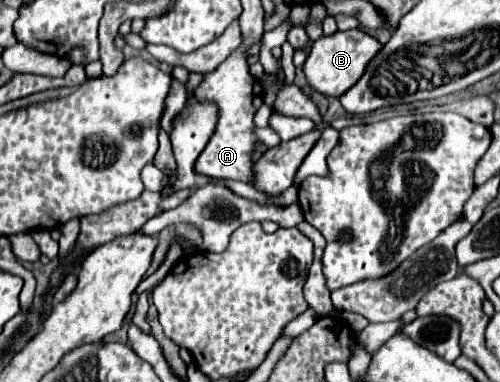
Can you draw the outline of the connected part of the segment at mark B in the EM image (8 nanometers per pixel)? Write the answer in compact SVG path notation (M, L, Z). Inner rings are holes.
M360 29L336 31L334 35L320 37L312 45L310 55L308 55L306 63L304 63L306 79L308 79L308 83L312 85L314 91L318 91L322 95L340 97L362 77L366 65L374 59L378 49L382 49L382 45L374 37L370 37L368 33L364 33Z

